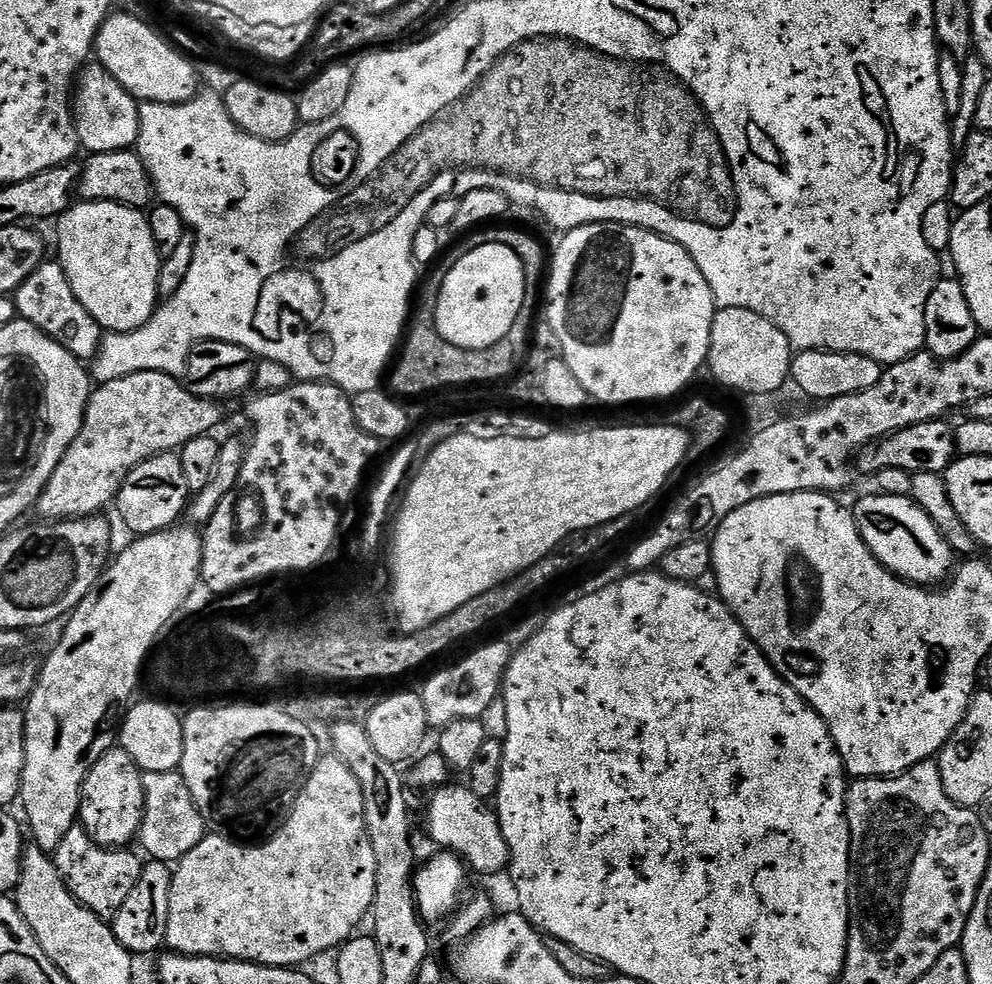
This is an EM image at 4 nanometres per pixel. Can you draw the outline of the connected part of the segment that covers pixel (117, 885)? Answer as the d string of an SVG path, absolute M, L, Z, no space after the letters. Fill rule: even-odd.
M83 826L71 828L62 838L62 846L54 854L56 869L67 886L69 894L82 906L86 906L94 915L102 920L111 921L118 906L126 902L126 894L134 890L138 878L142 874L145 861L139 860L127 847L104 848Z

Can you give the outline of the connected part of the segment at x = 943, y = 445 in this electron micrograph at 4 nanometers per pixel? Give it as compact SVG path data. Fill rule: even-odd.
M947 419L927 420L921 424L915 424L909 428L903 428L897 432L889 432L859 449L854 457L854 468L857 473L870 472L877 474L882 470L904 470L910 473L934 474L945 473L952 461L957 459L956 433L953 425Z

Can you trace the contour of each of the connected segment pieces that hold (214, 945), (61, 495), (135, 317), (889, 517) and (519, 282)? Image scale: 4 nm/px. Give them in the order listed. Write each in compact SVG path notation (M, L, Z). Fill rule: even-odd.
M335 754L321 755L317 759L316 765L312 767L312 773L308 776L308 781L304 784L304 788L296 795L296 801L291 806L287 816L284 817L284 823L281 824L275 836L269 836L267 840L260 842L244 843L235 840L229 840L226 836L218 836L215 834L205 835L202 842L198 842L198 846L194 846L194 850L190 850L190 854L186 854L175 865L172 873L172 881L170 882L170 906L168 907L168 917L166 918L166 938L165 945L171 951L180 952L184 956L219 956L225 960L250 960L257 964L265 964L266 966L274 966L275 968L296 968L304 966L307 960L312 960L315 956L320 956L323 952L331 953L333 950L339 949L345 940L349 939L357 931L356 928L360 923L365 923L366 917L371 913L372 903L374 902L374 886L376 885L376 859L374 858L374 846L370 846L370 838L366 830L366 822L364 821L364 803L362 802L362 786L358 786L358 778L354 778L354 774L350 770L350 766L346 766L346 762L342 762L340 757Z
M161 372L126 374L126 378L118 378L114 382L93 387L92 397L88 399L86 406L82 430L78 430L78 438L74 438L62 462L58 462L58 470L54 470L50 482L44 487L38 512L41 512L44 515L41 517L48 522L77 520L79 516L103 513L103 508L107 504L109 507L120 493L124 479L144 460L159 456L162 452L179 450L194 438L215 433L215 428L224 420L224 412L220 408L223 407L217 401L195 396L177 377Z
M76 202L59 217L56 244L60 247L58 263L66 270L70 286L90 310L90 314L108 332L132 332L149 320L158 307L158 278L162 257L156 248L154 234L148 225L147 215L141 209L114 202Z
M875 495L862 497L857 502L856 508L854 507L854 515L856 517L856 525L866 542L866 546L876 555L878 562L889 568L895 576L900 577L902 580L907 580L910 584L936 586L941 582L947 581L954 568L954 563L952 564L954 553L946 542L946 538L942 538L938 526L934 526L934 522L930 522L930 518L926 518L923 510L907 496Z
M490 242L486 246L478 246L478 250L470 250L461 260L455 261L444 274L444 281L436 299L436 329L446 342L454 346L462 346L466 350L486 350L490 346L508 340L512 328L517 327L516 319L524 308L524 295L530 291L530 285L524 277L524 267L515 247L510 243L496 244Z

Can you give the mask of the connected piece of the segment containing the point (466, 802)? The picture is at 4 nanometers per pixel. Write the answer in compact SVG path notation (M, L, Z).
M445 783L435 789L428 800L428 836L437 849L452 852L469 869L484 876L496 876L509 867L508 843L502 834L500 819L489 801L478 798L463 783Z

